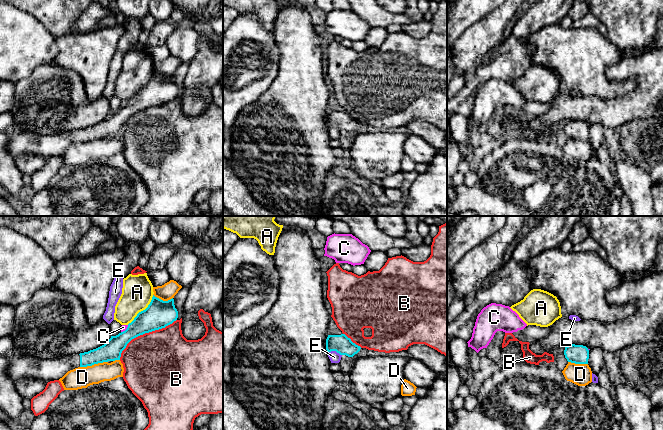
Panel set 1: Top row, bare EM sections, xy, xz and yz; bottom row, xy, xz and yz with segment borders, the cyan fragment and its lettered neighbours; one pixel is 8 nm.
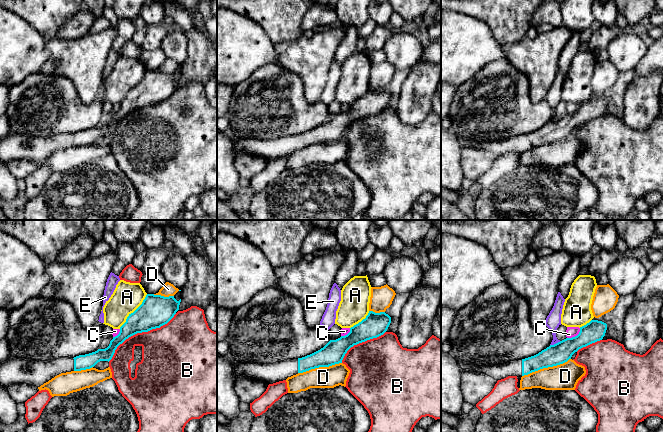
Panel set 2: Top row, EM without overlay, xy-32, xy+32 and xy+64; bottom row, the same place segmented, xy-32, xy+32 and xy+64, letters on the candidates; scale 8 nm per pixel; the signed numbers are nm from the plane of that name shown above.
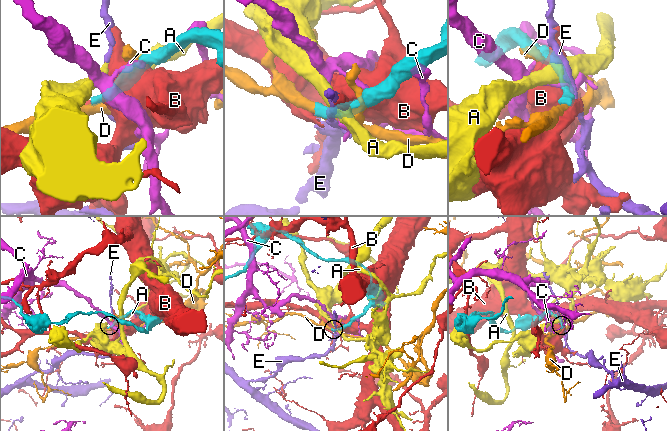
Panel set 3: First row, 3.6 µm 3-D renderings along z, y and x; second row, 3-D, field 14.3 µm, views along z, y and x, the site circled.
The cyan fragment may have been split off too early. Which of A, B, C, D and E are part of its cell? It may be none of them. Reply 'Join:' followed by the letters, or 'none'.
Join: none

